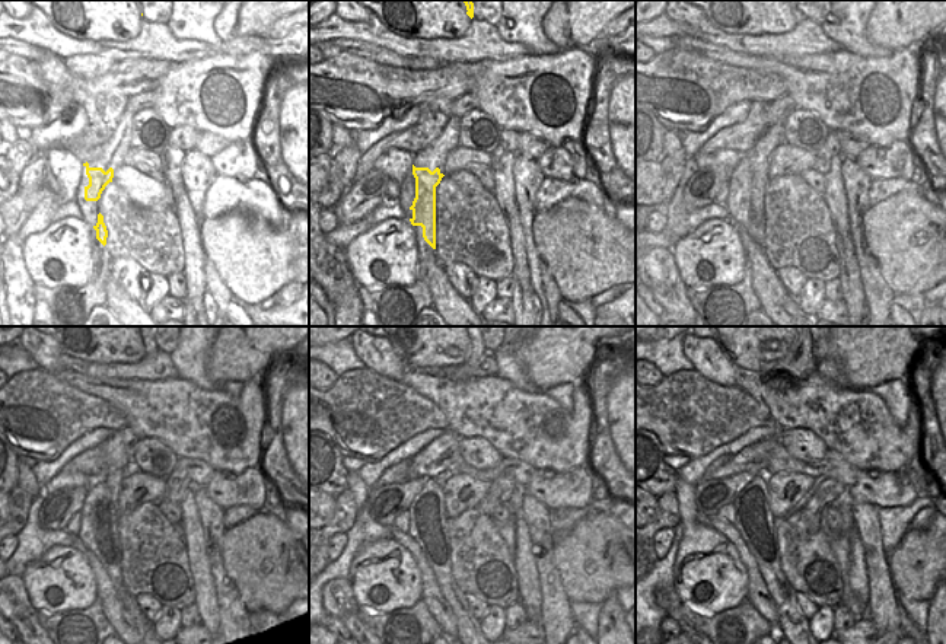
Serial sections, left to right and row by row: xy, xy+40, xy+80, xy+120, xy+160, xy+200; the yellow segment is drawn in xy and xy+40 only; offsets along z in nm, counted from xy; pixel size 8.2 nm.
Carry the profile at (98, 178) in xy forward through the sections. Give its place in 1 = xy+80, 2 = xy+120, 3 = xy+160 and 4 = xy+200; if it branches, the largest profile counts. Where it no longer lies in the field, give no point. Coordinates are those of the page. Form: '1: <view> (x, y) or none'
1: xy+80 (751, 197)
2: xy+120 (101, 535)
3: xy+160 (429, 525)
4: xy+200 (755, 523)

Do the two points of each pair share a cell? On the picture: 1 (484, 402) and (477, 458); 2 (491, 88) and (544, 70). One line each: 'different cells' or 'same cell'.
1: different cells
2: same cell

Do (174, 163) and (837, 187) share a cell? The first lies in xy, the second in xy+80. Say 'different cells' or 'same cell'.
same cell

